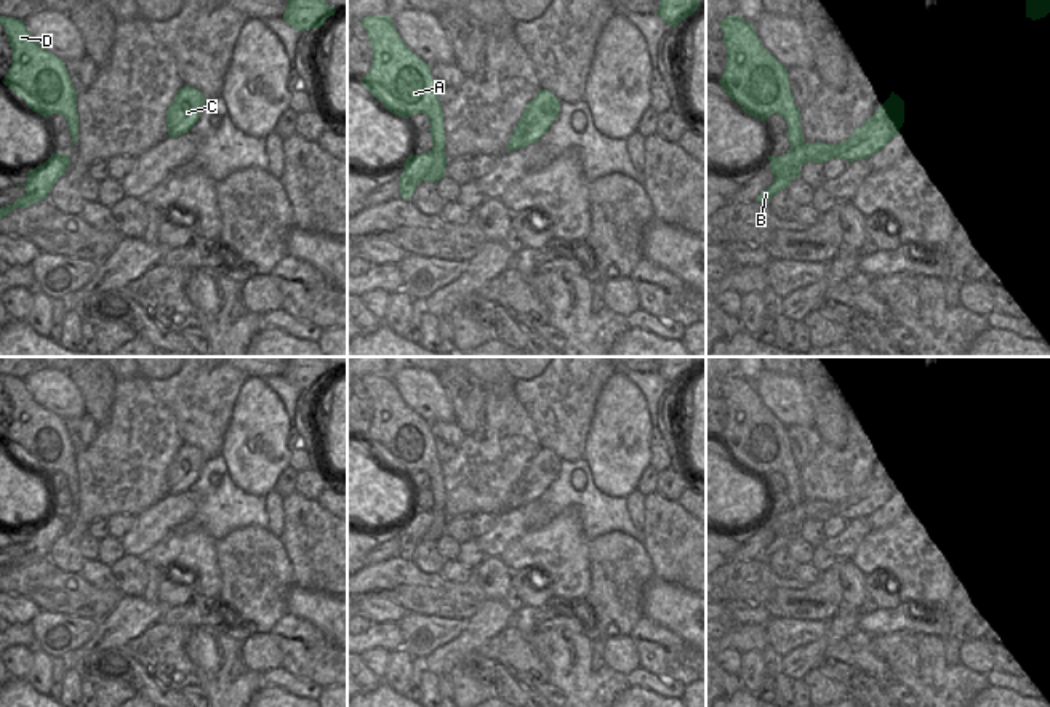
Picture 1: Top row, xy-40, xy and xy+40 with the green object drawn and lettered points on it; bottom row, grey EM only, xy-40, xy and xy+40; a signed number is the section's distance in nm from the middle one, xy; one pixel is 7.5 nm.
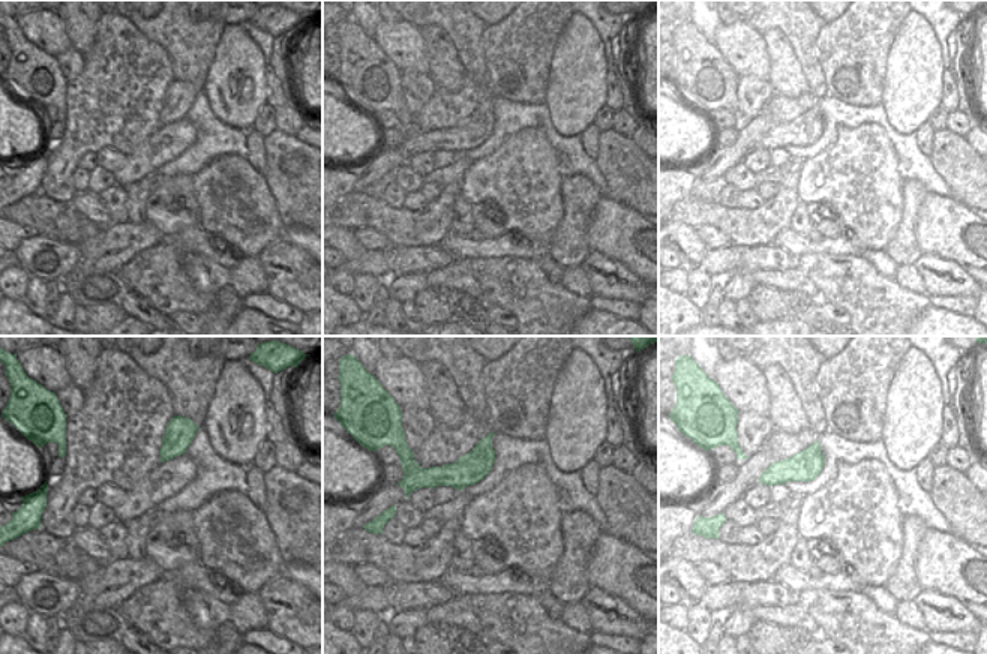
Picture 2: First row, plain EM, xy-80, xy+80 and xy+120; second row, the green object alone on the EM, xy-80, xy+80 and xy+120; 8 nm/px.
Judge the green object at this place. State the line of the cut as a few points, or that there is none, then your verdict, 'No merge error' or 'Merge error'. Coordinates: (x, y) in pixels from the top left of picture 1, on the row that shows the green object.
Split along xy (442, 151), (434, 159), (431, 157). Merge error.

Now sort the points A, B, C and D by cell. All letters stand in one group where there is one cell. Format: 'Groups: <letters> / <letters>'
Groups: A D / B C.

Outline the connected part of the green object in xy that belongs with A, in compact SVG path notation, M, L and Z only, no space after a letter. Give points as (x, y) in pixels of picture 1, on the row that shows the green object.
M367 16L360 24L373 48L371 67L360 82L389 112L402 118L415 114L429 117L435 160L445 149L445 130L431 66L403 43L392 16Z

